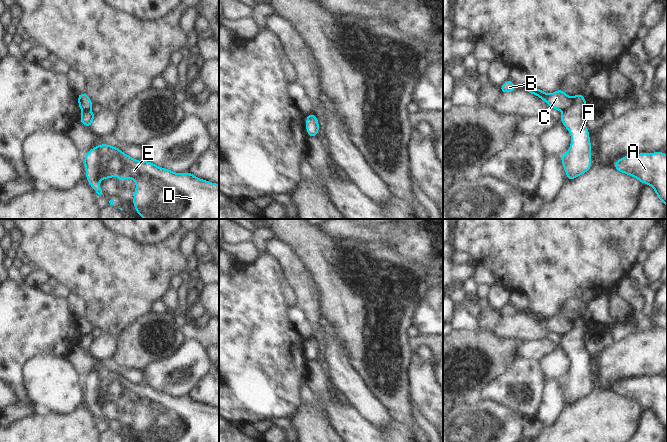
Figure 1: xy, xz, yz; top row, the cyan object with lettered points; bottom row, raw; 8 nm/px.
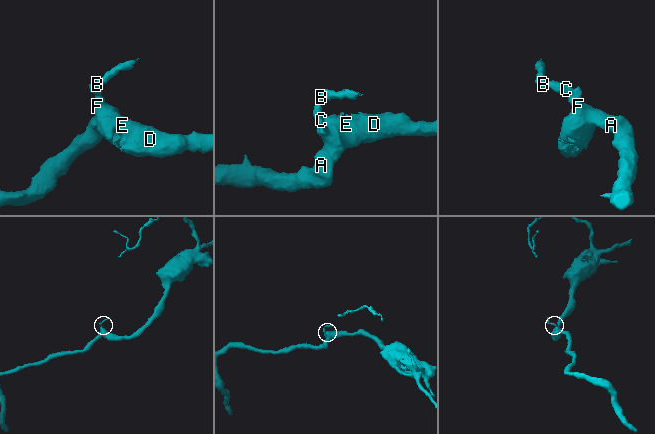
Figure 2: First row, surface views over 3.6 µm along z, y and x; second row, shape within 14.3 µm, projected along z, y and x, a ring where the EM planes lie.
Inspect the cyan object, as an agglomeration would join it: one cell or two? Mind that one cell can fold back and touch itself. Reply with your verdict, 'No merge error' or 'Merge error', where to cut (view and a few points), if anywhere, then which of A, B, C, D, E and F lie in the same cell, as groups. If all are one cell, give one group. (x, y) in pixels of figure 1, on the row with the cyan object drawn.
Merge error. Split along yz (573, 97), (573, 103), (562, 112). Groups: A D E F / B C

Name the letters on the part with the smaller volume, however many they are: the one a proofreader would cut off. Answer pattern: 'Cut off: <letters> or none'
Cut off: B, C

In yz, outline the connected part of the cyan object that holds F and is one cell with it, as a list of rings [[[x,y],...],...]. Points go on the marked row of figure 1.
[[[578,93],[573,96],[572,106],[562,112],[560,123],[569,131],[571,144],[567,152],[560,156],[563,169],[568,173],[566,180],[573,180],[591,169],[591,149],[589,130],[585,125],[587,102]]]

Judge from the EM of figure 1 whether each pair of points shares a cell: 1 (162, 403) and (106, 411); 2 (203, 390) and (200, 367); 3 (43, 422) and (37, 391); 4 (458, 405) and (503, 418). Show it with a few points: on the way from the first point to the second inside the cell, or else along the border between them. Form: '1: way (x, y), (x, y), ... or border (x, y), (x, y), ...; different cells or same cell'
1: way (148, 409), (120, 409); same cell
2: border (208, 374), (189, 394); different cells
3: border (50, 411), (62, 414), (74, 412); different cells
4: way (466, 417), (470, 421), (491, 421); same cell

